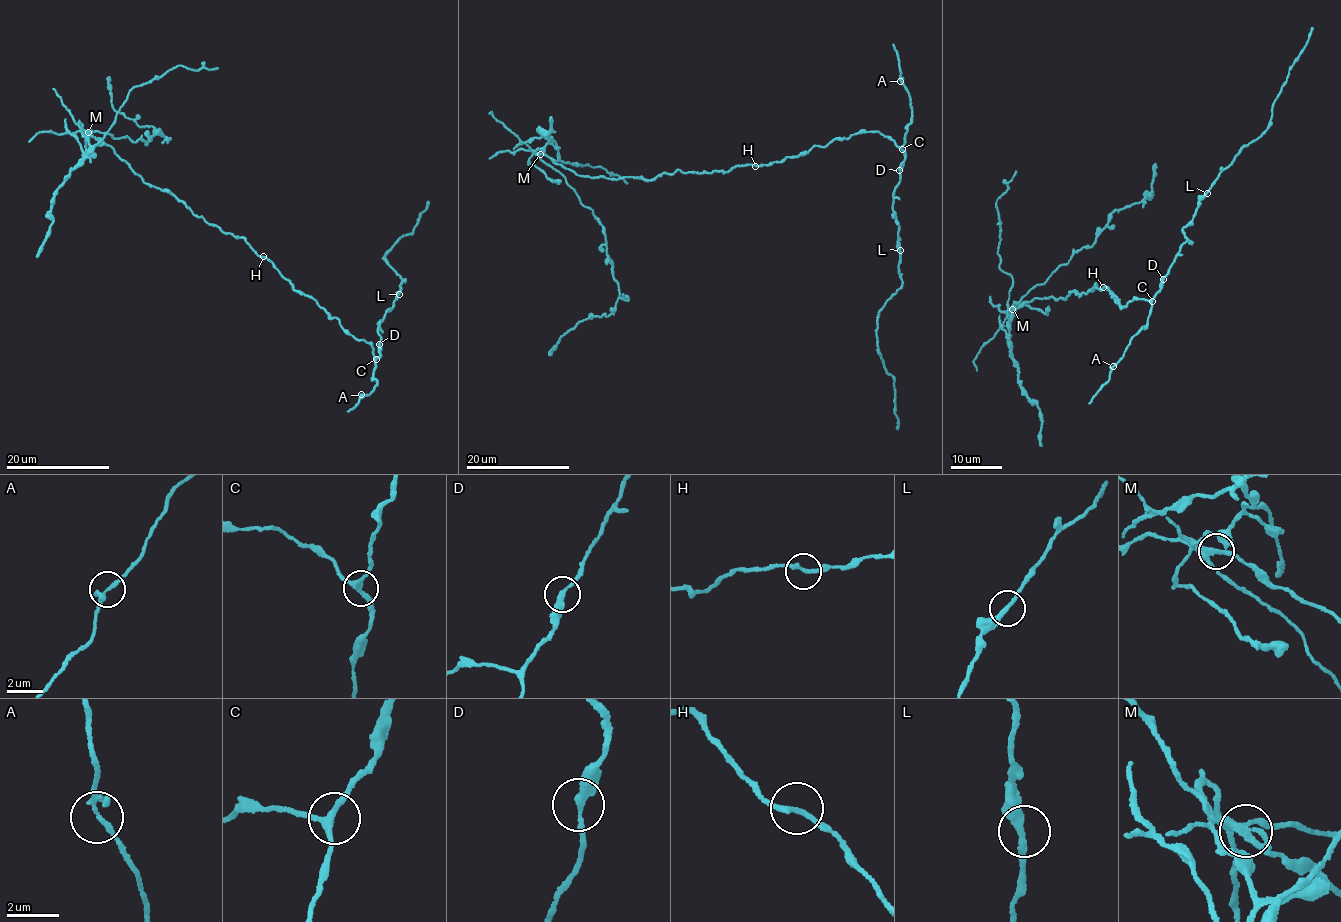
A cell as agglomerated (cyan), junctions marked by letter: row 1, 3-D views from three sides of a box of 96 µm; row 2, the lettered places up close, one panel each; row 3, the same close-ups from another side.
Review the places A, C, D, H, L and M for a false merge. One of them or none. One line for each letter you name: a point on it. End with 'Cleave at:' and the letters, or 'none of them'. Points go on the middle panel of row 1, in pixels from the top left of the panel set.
M: (540, 154)
Cleave at: M

